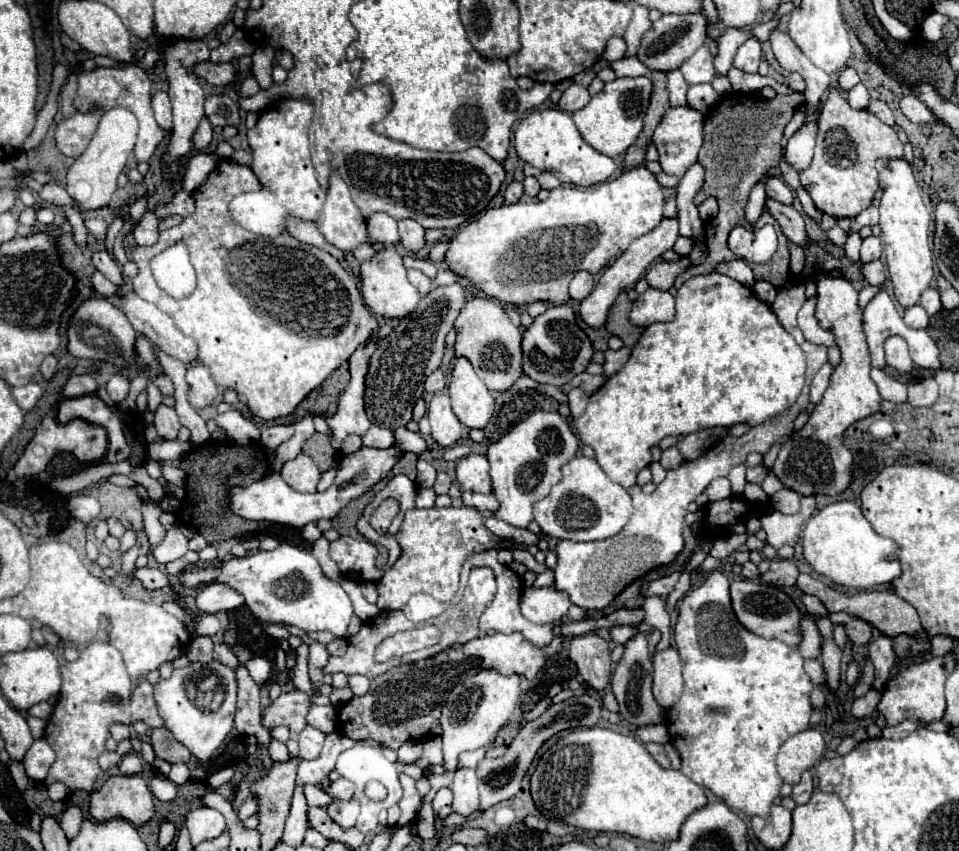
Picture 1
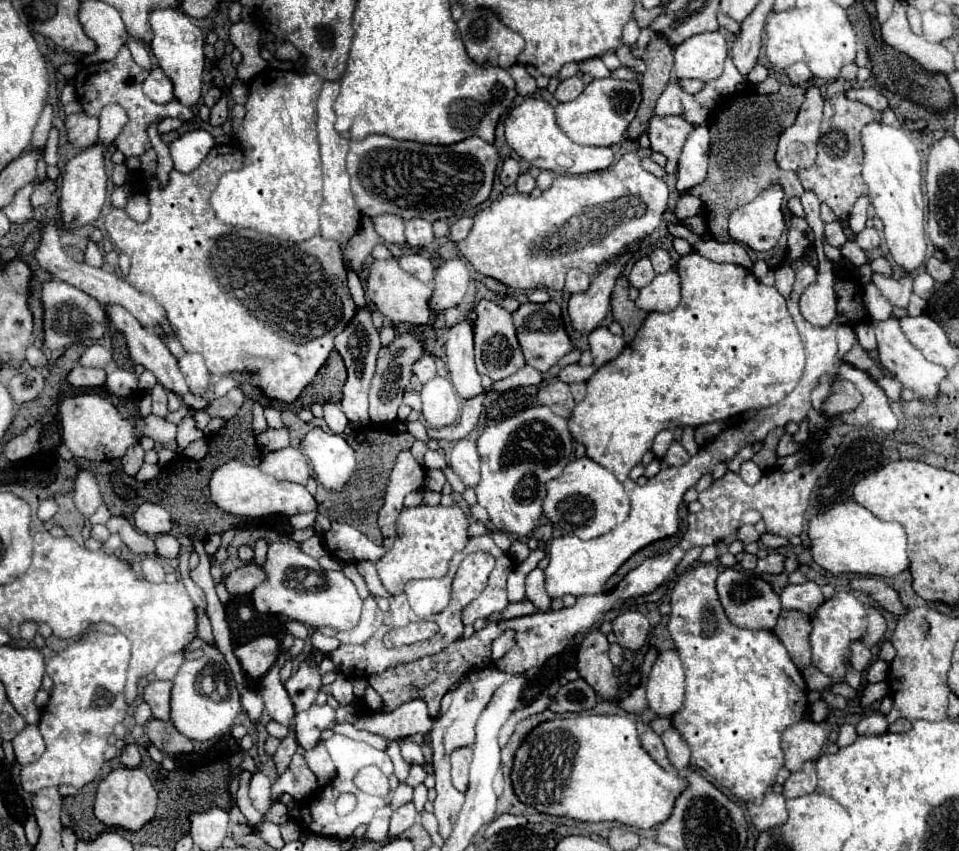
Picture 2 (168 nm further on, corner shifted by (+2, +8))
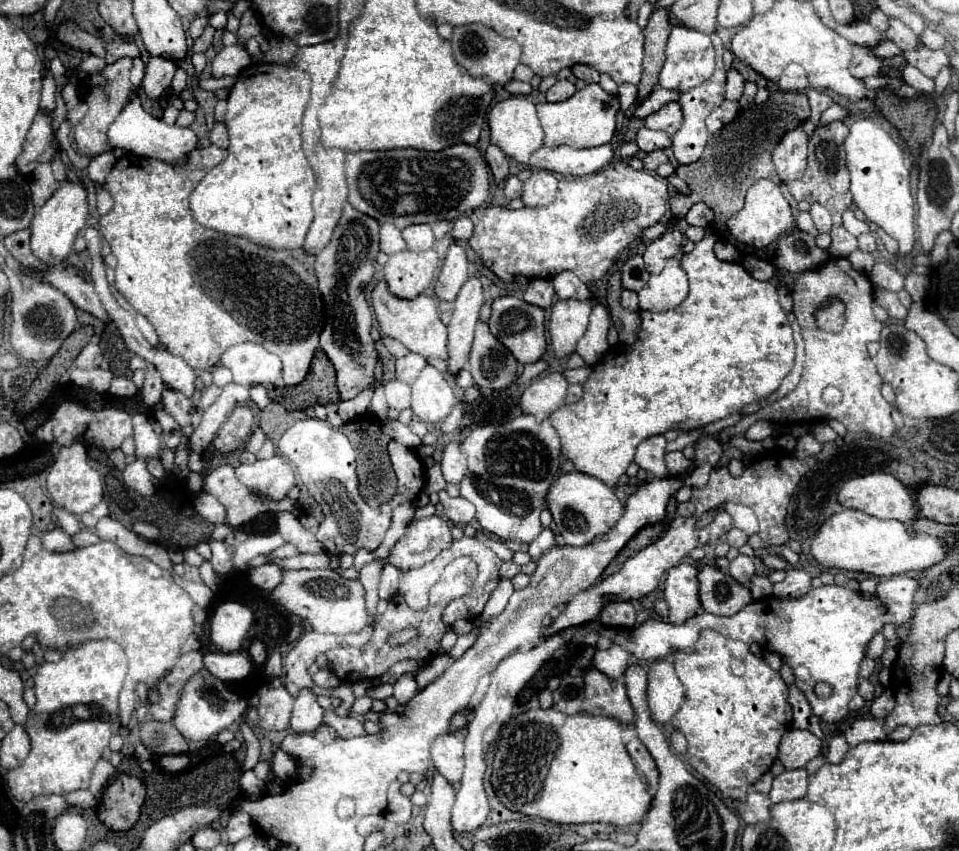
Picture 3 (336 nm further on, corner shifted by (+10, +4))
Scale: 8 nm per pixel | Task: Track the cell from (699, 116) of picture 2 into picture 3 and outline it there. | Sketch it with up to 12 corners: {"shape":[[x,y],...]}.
{"shape":[[667,102],[645,118],[647,128],[669,136],[681,128],[679,102]]}

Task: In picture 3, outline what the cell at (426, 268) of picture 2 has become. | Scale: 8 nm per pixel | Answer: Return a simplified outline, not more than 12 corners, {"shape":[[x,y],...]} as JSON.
{"shape":[[435,250],[389,256],[383,278],[395,296],[415,298],[431,284]]}

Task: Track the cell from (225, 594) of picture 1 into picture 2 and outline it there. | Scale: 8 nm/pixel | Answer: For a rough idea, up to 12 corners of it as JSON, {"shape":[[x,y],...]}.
{"shape":[[245,564],[225,578],[233,596],[249,594],[263,580],[259,564]]}

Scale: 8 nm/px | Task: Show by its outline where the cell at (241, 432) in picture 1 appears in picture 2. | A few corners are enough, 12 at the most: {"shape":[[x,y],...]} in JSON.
{"shape":[[105,306],[109,324],[125,334],[135,364],[155,374],[191,408],[191,394],[177,358],[125,308]]}

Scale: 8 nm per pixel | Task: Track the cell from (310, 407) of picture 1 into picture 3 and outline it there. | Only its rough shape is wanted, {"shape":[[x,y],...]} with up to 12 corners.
{"shape":[[315,352],[307,378],[273,388],[287,410],[339,402],[335,370]]}

